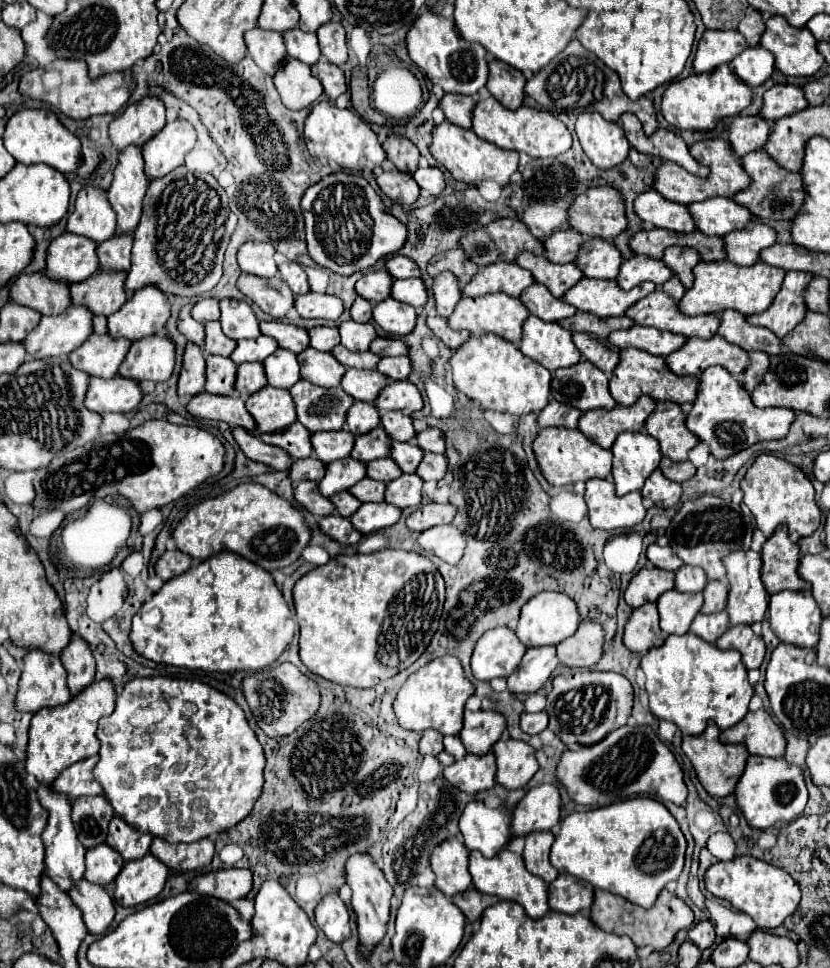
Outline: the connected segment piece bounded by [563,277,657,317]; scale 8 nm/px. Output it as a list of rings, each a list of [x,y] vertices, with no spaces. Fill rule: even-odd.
[[[583,277],[573,289],[565,293],[563,301],[575,305],[579,311],[589,311],[597,317],[615,317],[625,315],[627,307],[653,293],[653,289],[657,289],[655,283],[641,283],[631,291],[621,291],[615,281]]]

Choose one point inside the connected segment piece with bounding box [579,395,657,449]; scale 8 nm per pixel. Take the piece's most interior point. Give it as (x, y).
(600, 425)

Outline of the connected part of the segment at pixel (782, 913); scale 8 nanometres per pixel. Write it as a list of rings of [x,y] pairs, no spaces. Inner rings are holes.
[[[735,855],[729,863],[713,863],[705,871],[705,887],[715,897],[725,899],[739,911],[751,915],[757,927],[765,931],[779,927],[783,919],[797,909],[801,899],[801,889],[789,873],[751,855]]]

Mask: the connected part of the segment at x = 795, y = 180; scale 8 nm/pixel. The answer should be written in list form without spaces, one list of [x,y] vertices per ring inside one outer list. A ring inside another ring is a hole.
[[[753,151],[745,155],[741,165],[749,173],[751,185],[735,195],[735,201],[739,205],[747,205],[751,213],[763,221],[793,221],[797,213],[801,213],[805,195],[803,195],[803,179],[799,173],[791,173],[785,171],[783,167],[777,167],[777,163],[773,163],[773,159],[765,155],[765,151]]]

